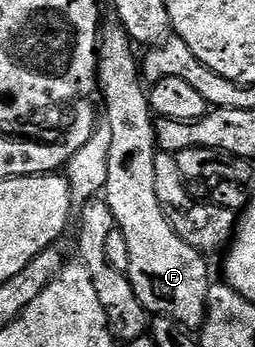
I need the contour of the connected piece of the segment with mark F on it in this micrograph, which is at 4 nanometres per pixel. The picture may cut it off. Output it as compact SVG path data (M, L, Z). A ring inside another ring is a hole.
M111 23L110 26L101 30L98 38L98 84L97 88L102 89L102 97L106 100L106 109L104 109L104 116L108 119L109 126L112 127L112 144L110 144L108 154L108 179L106 180L106 187L104 190L104 200L106 205L112 211L114 216L114 223L117 229L124 235L124 240L128 243L128 271L126 276L130 278L132 283L132 291L136 291L136 299L140 299L140 303L146 308L147 313L157 315L159 317L167 317L176 323L180 323L183 329L187 331L201 330L204 319L206 318L206 300L208 299L208 291L212 284L210 278L210 269L206 266L207 258L200 251L196 251L196 247L192 247L188 243L184 243L184 239L172 227L172 223L168 223L168 219L162 210L160 199L156 199L156 155L160 152L154 139L154 123L155 115L150 110L150 99L148 96L147 86L144 84L144 78L140 72L140 61L136 56L135 46L130 40L130 36L122 29L122 26L117 23Z

